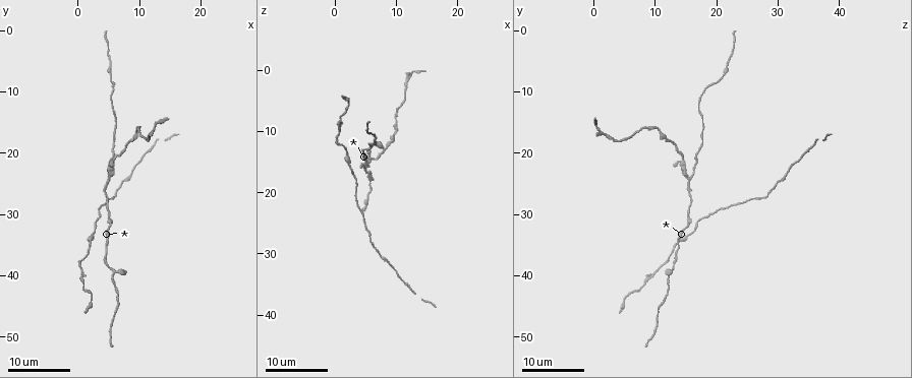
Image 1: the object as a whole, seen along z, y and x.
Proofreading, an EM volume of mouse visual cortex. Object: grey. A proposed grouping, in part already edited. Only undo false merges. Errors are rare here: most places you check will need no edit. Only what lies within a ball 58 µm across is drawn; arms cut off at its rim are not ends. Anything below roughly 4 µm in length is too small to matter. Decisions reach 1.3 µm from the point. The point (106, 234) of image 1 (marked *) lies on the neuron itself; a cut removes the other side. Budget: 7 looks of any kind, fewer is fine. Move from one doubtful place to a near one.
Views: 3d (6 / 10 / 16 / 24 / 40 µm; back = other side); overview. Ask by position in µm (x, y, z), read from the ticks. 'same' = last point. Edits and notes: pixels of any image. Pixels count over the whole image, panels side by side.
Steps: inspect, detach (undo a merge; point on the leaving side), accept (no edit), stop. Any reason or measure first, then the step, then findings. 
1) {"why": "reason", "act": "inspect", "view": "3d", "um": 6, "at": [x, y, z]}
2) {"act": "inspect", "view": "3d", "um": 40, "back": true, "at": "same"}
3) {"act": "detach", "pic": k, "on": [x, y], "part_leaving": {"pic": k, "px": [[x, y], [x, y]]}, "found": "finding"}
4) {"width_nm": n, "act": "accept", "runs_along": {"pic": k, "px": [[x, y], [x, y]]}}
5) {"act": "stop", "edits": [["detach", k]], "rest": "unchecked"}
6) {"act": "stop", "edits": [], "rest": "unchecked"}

{"why": "branch point", "act": "inspect", "view": "3d", "um": 16, "at": [5.0, 24.0, 16.0]}

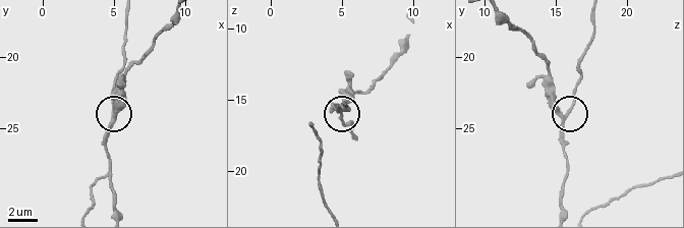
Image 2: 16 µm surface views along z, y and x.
{"why": "zoom in", "act": "inspect", "view": "3d", "um": 10, "at": "same"}

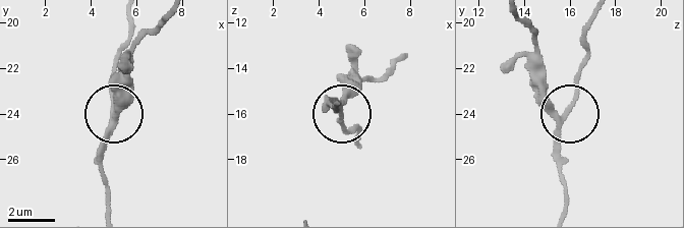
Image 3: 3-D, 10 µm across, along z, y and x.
{"width_nm": 230, "act": "detach", "pic": 3, "on": [115, 88], "found": "two neurons meet here"}

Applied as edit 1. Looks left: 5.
{"why": "calibre changes", "act": "inspect", "view": "3d", "um": 24, "at": [5.5, 5.5, 22.0]}

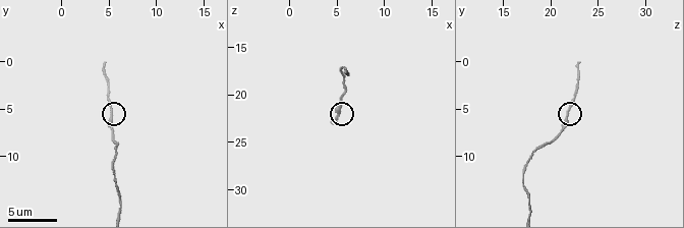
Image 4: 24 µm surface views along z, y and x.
{"why": "zoom in", "act": "inspect", "view": "3d", "um": 10, "at": [5.2, 5.6, 22.0]}

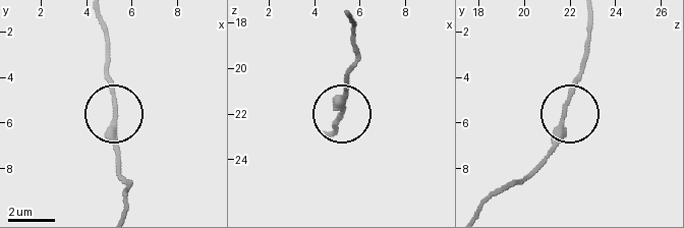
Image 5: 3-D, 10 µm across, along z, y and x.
{"why": "zoom in", "act": "inspect", "view": "3d", "um": 6, "at": [5.3, 5.6, 21.7]}

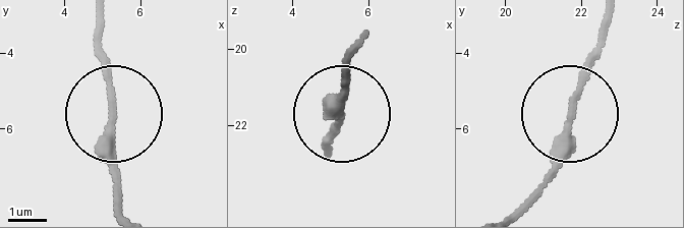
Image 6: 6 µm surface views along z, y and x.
{"act": "accept", "found": "continuous, no second neuron"}

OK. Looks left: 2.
{"act": "inspect", "view": "3d", "um": 24, "at": [2.0, 33.5, 15.0]}

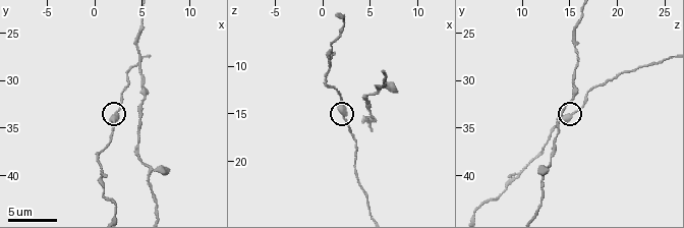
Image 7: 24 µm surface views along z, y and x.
{"act": "inspect", "view": "3d", "um": 6, "at": [2.2, 33.8, 15.2]}

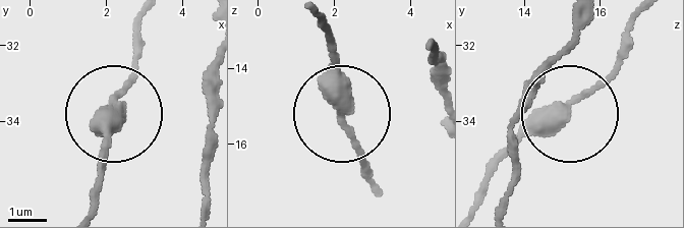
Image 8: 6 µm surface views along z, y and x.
{"act": "accept", "found": "one neuron here"}

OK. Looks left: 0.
{"act": "stop", "edits": [["detach", 3]], "rest": "unchecked"}

